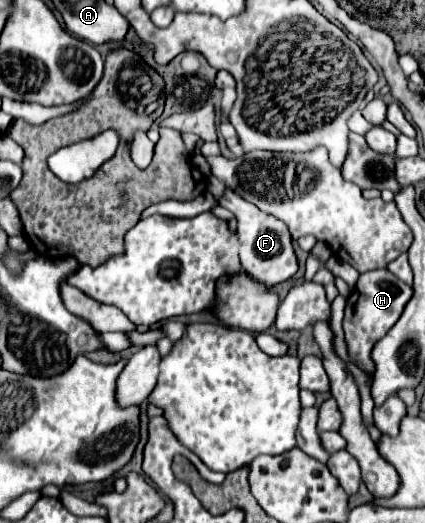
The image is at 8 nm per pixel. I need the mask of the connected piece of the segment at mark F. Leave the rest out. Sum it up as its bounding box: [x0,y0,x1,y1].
[219,188,297,288]

